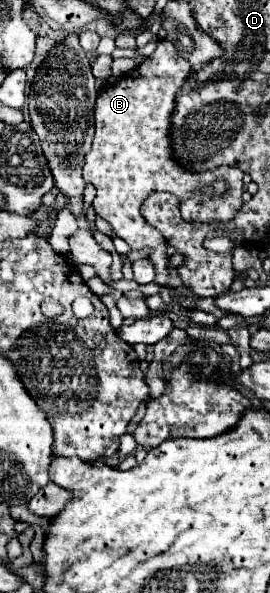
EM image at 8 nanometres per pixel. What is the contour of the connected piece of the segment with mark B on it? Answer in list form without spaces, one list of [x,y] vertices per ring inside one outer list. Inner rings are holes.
[[[159,41],[157,49],[149,57],[149,61],[137,65],[131,73],[121,77],[119,81],[107,83],[95,103],[95,137],[93,147],[85,155],[83,179],[93,183],[97,189],[97,197],[93,201],[97,215],[101,215],[131,249],[149,247],[149,259],[155,263],[157,285],[173,285],[189,299],[181,299],[179,303],[191,307],[191,291],[181,285],[181,279],[175,271],[167,271],[167,255],[165,255],[165,239],[157,233],[139,213],[139,207],[147,193],[167,191],[181,199],[181,211],[191,221],[215,223],[215,221],[231,221],[243,205],[243,177],[245,173],[237,167],[221,167],[205,173],[191,173],[181,169],[169,149],[169,117],[175,103],[175,93],[183,85],[185,77],[189,77],[191,65],[183,57],[177,55],[171,41]],[[215,181],[223,181],[227,185],[225,195],[199,195],[199,189],[211,187]]]

